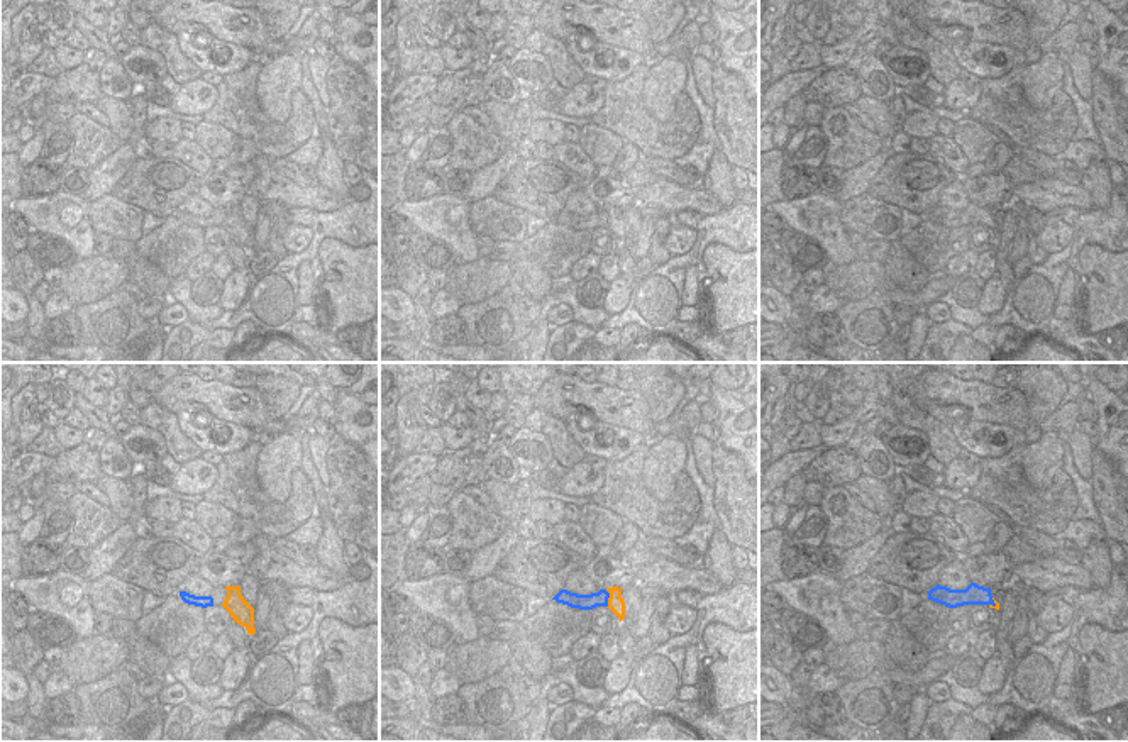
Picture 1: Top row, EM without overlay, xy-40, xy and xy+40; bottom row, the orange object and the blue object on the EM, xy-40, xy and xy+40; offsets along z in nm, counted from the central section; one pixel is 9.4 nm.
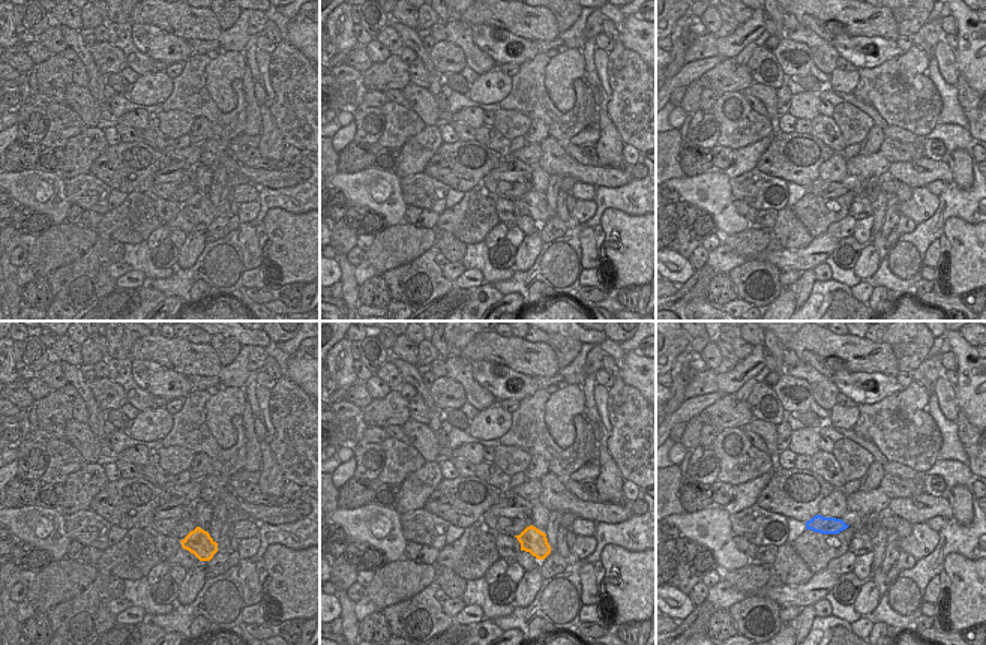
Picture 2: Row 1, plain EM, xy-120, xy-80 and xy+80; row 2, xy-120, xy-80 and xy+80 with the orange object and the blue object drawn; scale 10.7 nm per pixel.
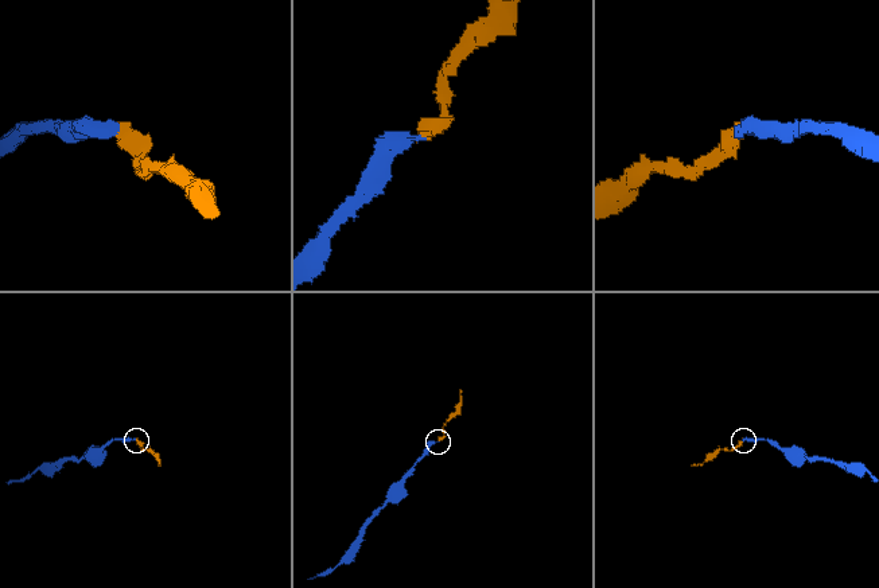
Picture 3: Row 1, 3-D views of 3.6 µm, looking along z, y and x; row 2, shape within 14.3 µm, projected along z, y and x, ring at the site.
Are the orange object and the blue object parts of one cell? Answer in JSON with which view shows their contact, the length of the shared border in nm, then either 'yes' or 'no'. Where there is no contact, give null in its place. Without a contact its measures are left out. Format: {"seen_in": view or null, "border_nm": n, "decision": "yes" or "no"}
{"seen_in": "xy", "border_nm": 160, "decision": "no"}

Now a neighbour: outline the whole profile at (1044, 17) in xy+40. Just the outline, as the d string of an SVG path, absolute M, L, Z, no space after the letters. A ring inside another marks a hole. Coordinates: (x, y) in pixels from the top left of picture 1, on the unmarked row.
M1018 0L1016 8L1028 22L1031 44L1050 37L1067 14L1065 0Z

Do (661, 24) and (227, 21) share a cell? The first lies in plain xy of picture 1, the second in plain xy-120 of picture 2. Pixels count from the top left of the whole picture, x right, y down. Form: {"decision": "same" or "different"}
{"decision": "same"}

